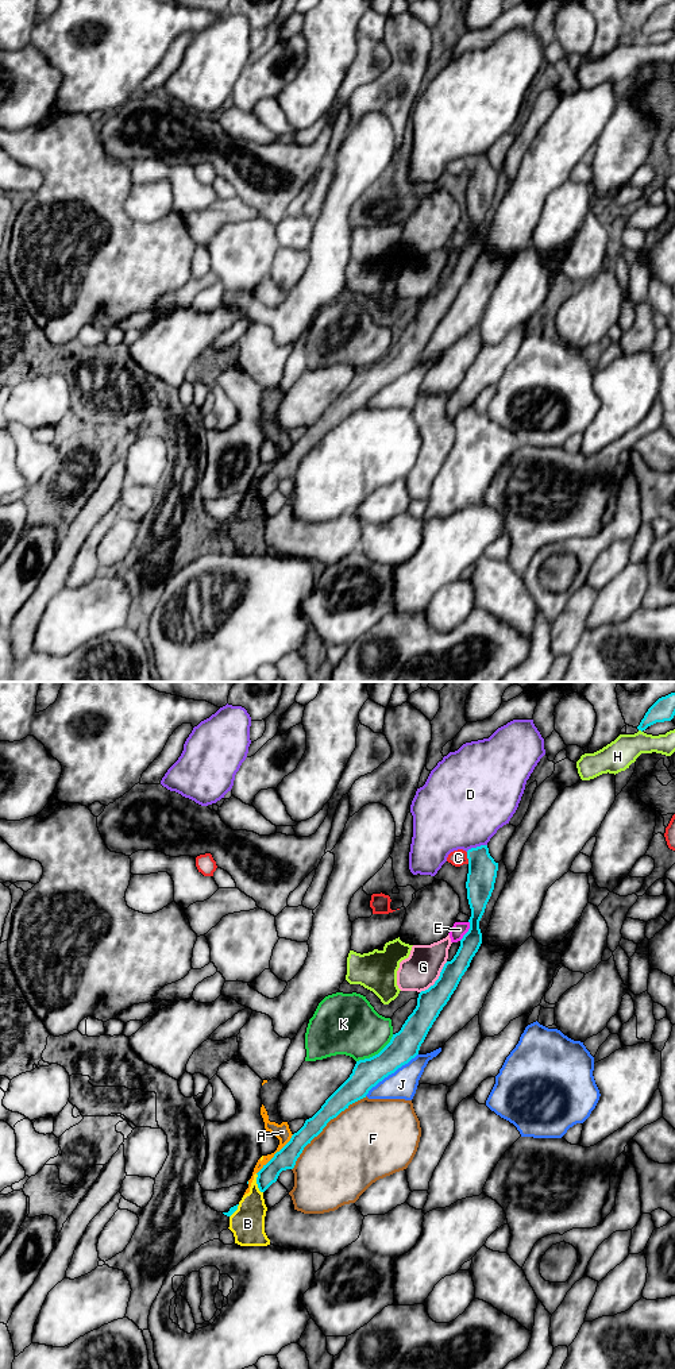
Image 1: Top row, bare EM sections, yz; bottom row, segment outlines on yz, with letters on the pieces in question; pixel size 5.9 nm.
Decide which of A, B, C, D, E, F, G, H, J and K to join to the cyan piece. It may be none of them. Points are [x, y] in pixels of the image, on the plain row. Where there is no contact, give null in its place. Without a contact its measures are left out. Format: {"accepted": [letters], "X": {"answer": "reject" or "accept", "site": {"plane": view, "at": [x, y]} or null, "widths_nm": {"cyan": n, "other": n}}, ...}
{"accepted": [], "A": {"answer": "reject", "site": {"plane": "yz", "at": [274, 463]}, "widths_nm": {"cyan": 120, "other": 90}}, "B": {"answer": "reject", "site": {"plane": "yz", "at": [257, 492]}, "widths_nm": {"cyan": 120, "other": 200}}, "C": {"answer": "reject", "site": {"plane": "yz", "at": [467, 166]}, "widths_nm": {"cyan": 180, "other": 100}}, "D": {"answer": "reject", "site": {"plane": "yz", "at": [477, 155]}, "widths_nm": {"cyan": 180, "other": 500}}, "E": {"answer": "reject", "site": {"plane": "yz", "at": [469, 239]}, "widths_nm": {"cyan": 150, "other": 90}}, "F": {"answer": "reject", "site": {"plane": "yz", "at": [324, 435]}, "widths_nm": {"cyan": 140, "other": 460}}, "G": {"answer": "reject", "site": {"plane": "yz", "at": [438, 288]}, "widths_nm": {"cyan": 160, "other": 220}}, "H": {"answer": "reject", "site": {"plane": "yz", "at": [640, 38]}, "widths_nm": {"cyan": 140, "other": 180}}, "J": {"answer": "reject", "site": {"plane": "yz", "at": [390, 382]}, "widths_nm": {"cyan": 180, "other": 170}}, "K": {"answer": "reject", "site": {"plane": "yz", "at": [375, 363]}, "widths_nm": {"cyan": 180, "other": 360}}}

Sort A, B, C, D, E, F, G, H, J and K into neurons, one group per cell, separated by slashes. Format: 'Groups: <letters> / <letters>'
Groups: A B / C / D / E / F / G / H / J / K

